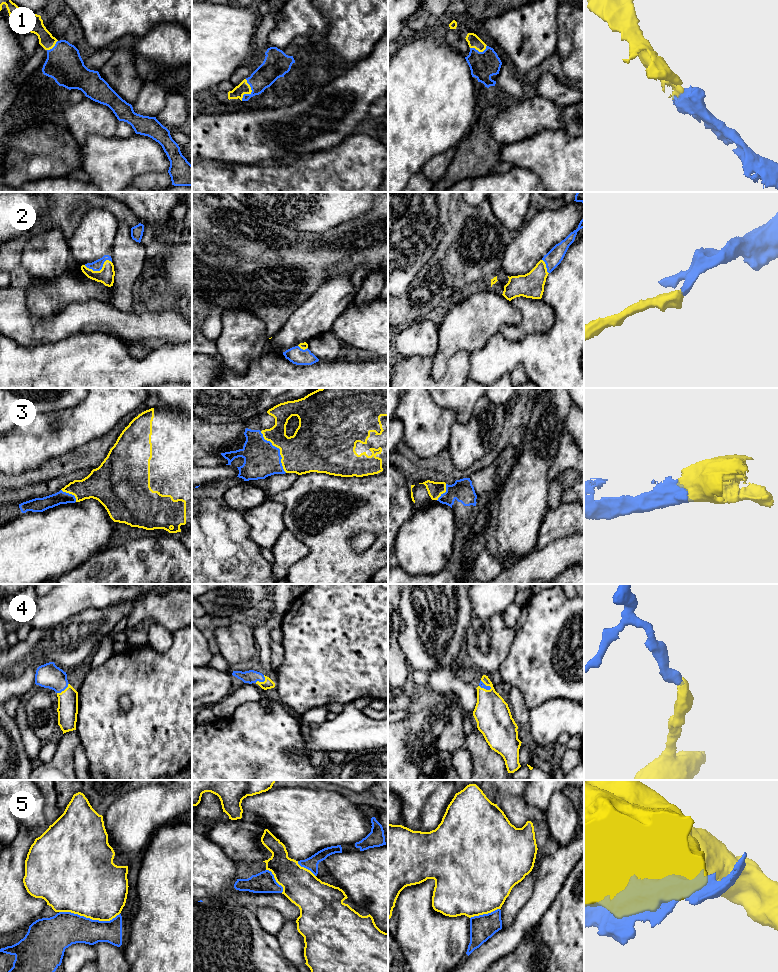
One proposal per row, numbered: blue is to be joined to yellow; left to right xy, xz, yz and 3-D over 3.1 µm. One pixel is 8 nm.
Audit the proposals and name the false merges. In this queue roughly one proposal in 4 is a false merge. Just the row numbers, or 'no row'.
5

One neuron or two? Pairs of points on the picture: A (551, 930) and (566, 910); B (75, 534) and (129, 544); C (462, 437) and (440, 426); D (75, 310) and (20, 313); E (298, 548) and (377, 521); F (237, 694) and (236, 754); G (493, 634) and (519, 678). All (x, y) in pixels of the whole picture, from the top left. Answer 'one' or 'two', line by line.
A: one
B: two
C: two
D: one
E: two
F: two
G: two

